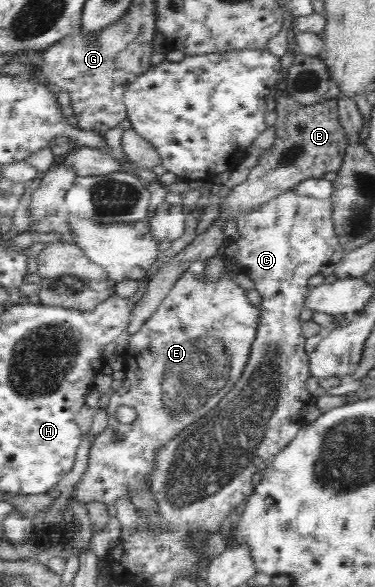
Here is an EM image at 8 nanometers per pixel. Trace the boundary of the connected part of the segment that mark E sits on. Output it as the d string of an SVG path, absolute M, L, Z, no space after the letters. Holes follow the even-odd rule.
M203 260L192 263L170 294L157 306L157 310L136 334L129 337L127 348L121 353L125 374L105 409L109 423L91 443L88 468L76 485L77 495L83 501L95 500L115 508L131 500L133 492L143 494L147 490L151 491L151 476L157 468L159 452L181 432L208 416L241 378L257 332L259 312L248 300L246 291L229 280L230 272L237 272L238 269L228 267L228 272L223 273L216 282L197 283L197 276L203 272L204 264ZM119 405L128 405L137 411L137 418L131 424L122 424L116 420L116 408ZM115 436L119 436L118 442L113 441Z

